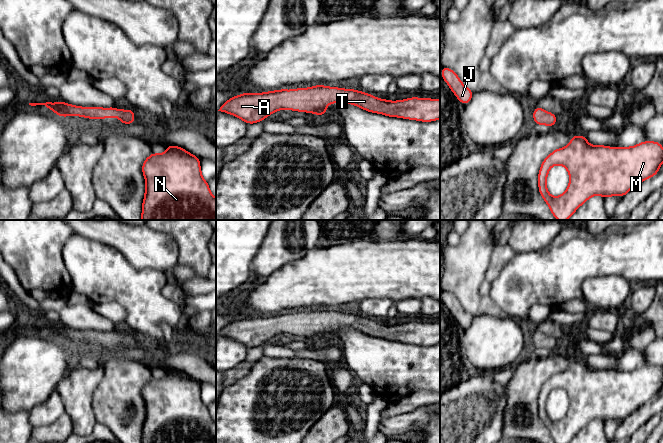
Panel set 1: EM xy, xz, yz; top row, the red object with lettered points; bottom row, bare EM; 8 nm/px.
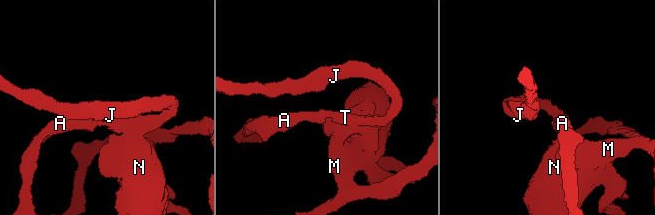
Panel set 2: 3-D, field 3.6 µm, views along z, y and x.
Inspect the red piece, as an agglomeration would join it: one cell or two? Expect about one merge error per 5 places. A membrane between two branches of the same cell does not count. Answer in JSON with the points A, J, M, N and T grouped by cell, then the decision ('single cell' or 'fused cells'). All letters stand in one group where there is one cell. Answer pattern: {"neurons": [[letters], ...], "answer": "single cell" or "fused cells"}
{"neurons": [["A", "J", "M", "N", "T"]], "answer": "single cell"}

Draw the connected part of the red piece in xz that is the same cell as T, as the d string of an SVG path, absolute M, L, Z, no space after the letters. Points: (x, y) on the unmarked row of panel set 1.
M324 309L294 314L280 313L266 317L242 317L226 325L218 335L234 339L247 348L253 348L281 333L321 340L327 337L328 327L341 326L389 341L424 346L440 343L440 323L412 321L400 325L388 325L358 314Z

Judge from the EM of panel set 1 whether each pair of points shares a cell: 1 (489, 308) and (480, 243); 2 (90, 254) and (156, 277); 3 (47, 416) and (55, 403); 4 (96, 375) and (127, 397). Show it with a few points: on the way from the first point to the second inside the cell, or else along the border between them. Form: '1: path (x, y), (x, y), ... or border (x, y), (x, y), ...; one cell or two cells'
1: path (473, 293), (473, 259); one cell
2: path (106, 270), (113, 277), (140, 277); one cell
3: path (47, 413), (53, 406); one cell
4: border (102, 362), (103, 376), (94, 392), (92, 401); two cells

